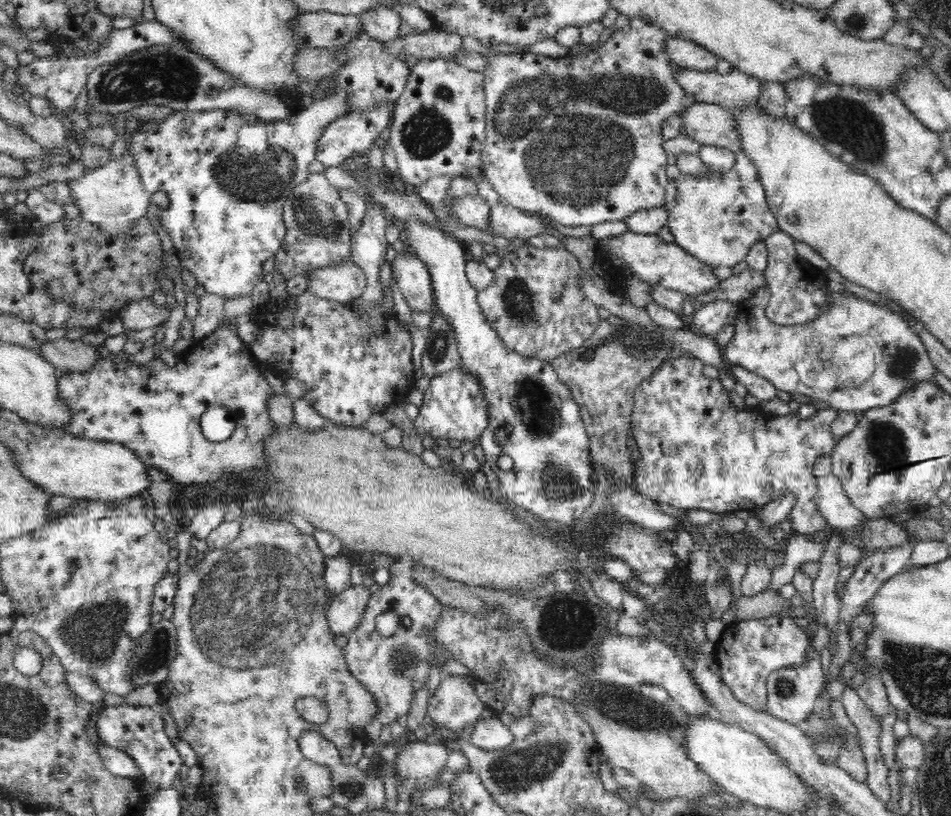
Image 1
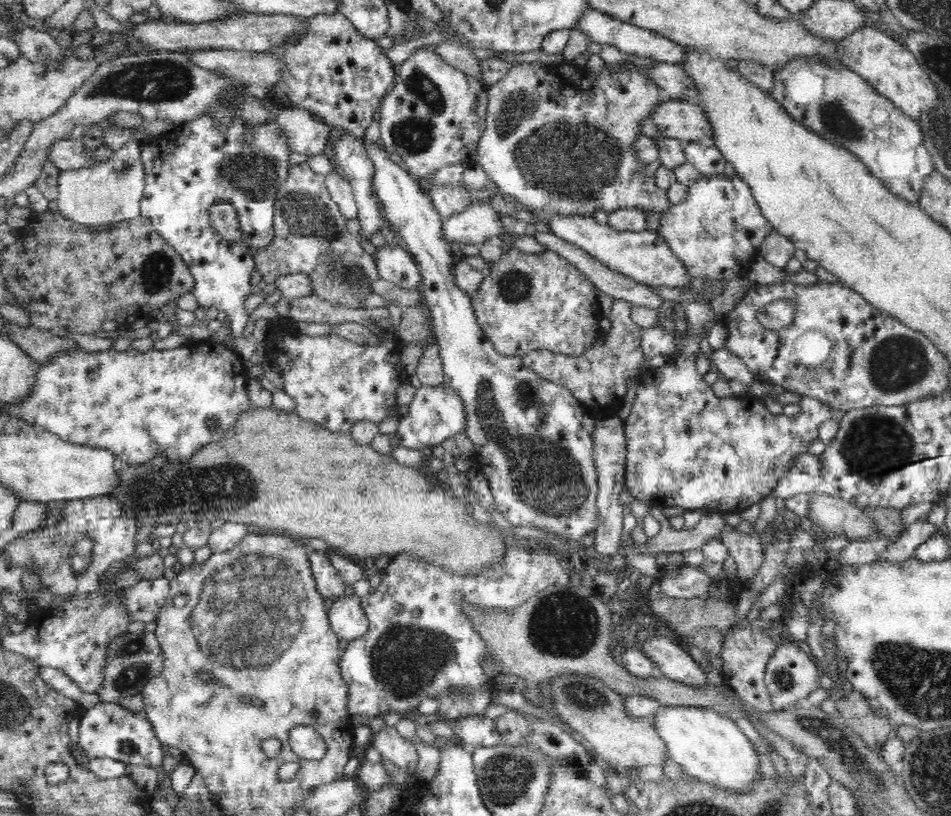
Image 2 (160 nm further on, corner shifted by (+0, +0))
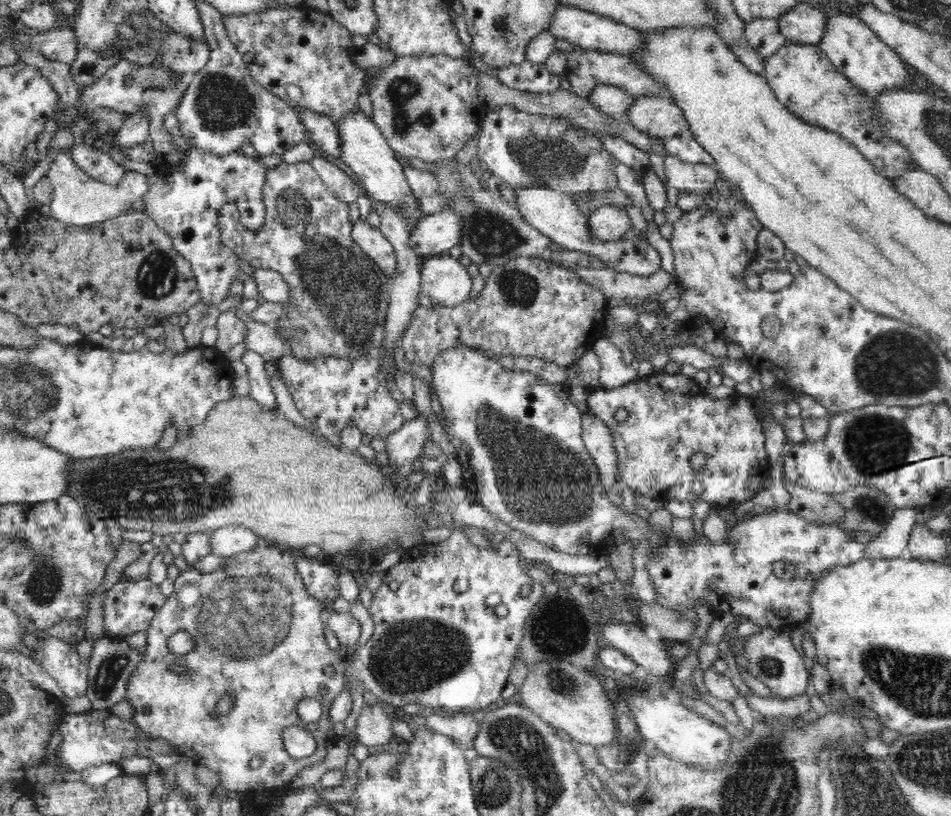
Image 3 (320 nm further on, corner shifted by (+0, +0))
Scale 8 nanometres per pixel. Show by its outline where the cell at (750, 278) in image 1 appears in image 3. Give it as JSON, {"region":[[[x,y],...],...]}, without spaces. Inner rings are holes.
{"region":[[[545,255],[542,256],[542,259],[550,265],[558,265],[558,267],[576,272],[582,281],[601,290],[607,299],[627,299],[629,301],[645,299],[648,294],[666,290],[674,280],[671,273],[662,268],[653,275],[642,277],[629,272],[616,272],[610,268],[593,269],[582,266],[566,266],[559,262],[553,262]]]}

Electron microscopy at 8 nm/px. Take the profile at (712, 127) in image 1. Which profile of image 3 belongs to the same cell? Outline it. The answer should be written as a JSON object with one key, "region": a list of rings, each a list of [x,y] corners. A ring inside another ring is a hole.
{"region":[[[662,94],[636,97],[625,115],[636,130],[655,139],[678,136],[689,130],[682,110]]]}

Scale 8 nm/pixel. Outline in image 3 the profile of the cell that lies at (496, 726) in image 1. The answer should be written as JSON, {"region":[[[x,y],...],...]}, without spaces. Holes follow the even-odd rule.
{"region":[[[457,712],[450,717],[436,714],[421,717],[424,718],[426,728],[449,736],[463,751],[473,747],[478,721],[472,715]]]}

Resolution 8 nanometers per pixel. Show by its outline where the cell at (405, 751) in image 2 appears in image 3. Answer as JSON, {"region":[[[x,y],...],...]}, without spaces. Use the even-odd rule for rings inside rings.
{"region":[[[380,702],[369,706],[363,704],[362,712],[356,718],[353,735],[371,751],[385,749],[394,737],[390,727],[391,718],[392,715]]]}

